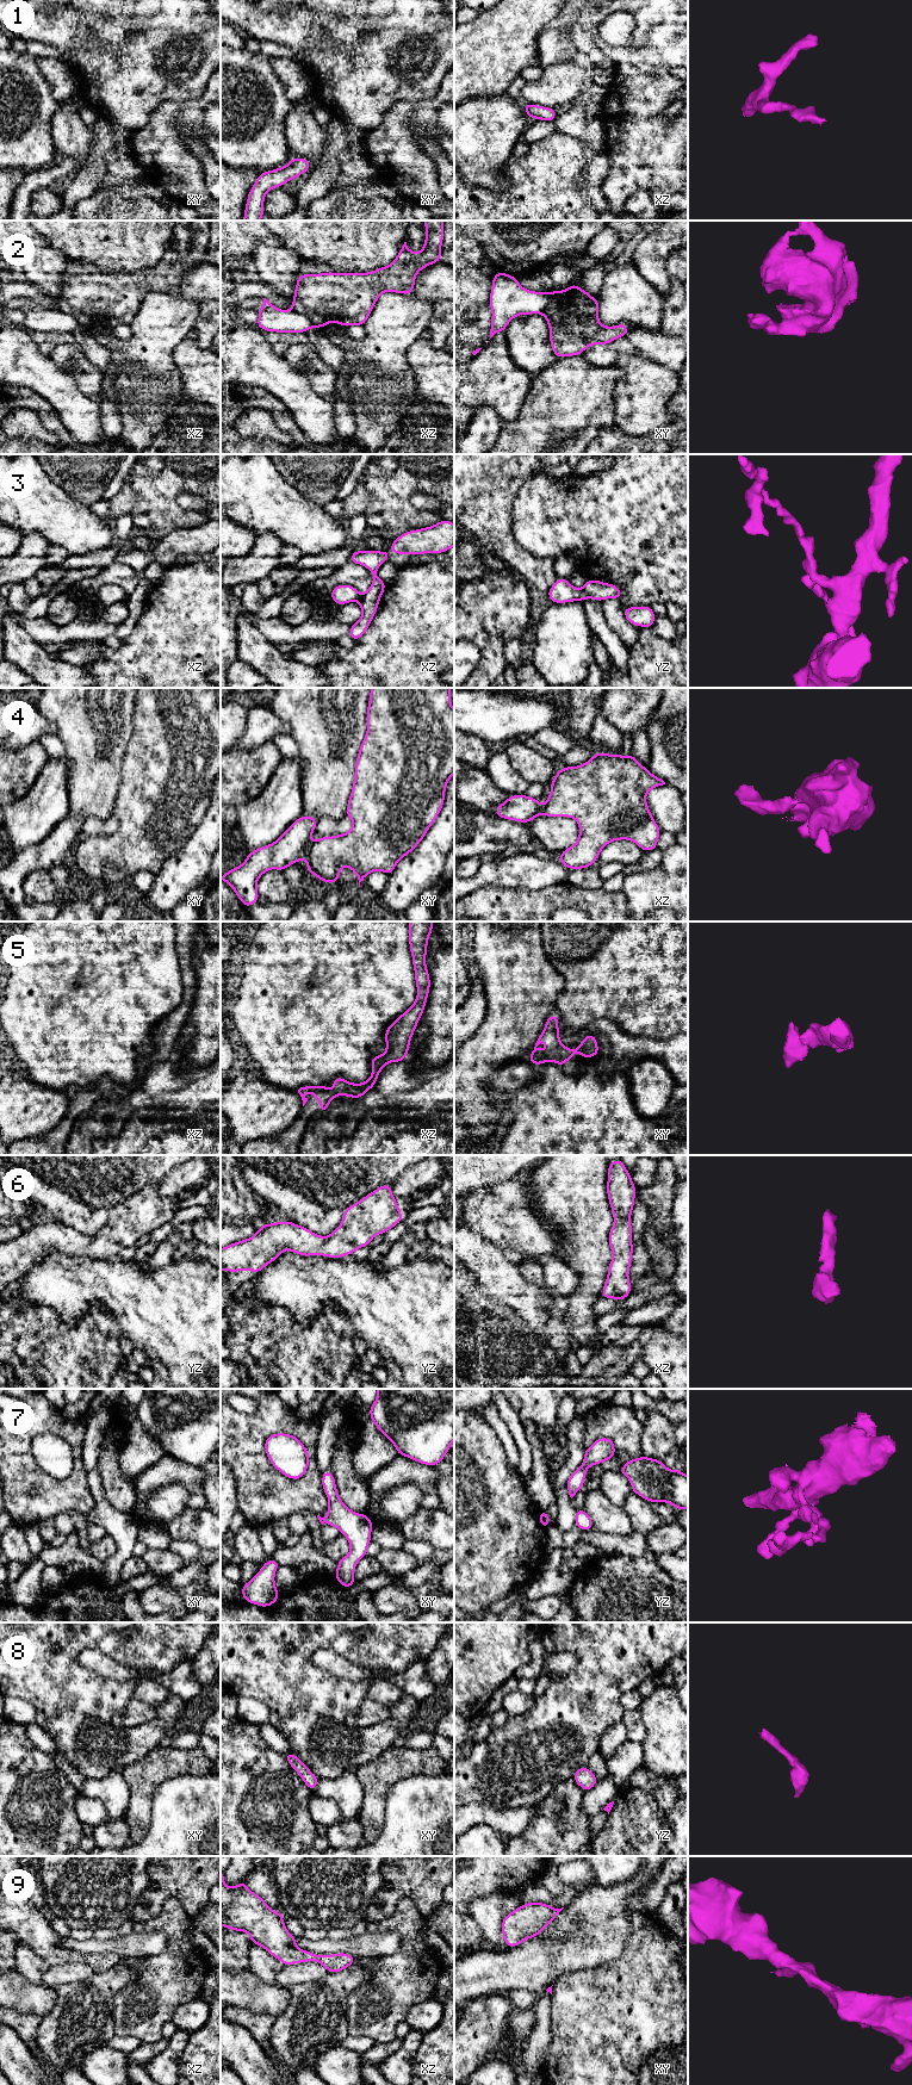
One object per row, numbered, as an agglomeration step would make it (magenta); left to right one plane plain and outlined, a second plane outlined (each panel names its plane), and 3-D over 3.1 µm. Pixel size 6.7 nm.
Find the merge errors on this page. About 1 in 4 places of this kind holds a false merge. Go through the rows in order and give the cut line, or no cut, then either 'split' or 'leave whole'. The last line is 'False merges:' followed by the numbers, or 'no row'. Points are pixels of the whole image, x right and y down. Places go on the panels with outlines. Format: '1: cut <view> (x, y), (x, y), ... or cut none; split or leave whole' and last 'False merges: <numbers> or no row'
1: cut none; leave whole
2: cut xz (292, 309), (306, 315), (317, 326); split
3: cut none; leave whole
4: cut xy (310, 843), (303, 856); split
5: cut none; leave whole
6: cut none; leave whole
7: cut none; leave whole
8: cut none; leave whole
9: cut none; leave whole
False merges: 2, 4

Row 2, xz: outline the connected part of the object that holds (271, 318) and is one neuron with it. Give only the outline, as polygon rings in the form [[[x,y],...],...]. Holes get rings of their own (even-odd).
[[[266,298],[260,310],[256,327],[271,333],[305,333],[317,327],[308,316],[291,310],[280,310]]]

